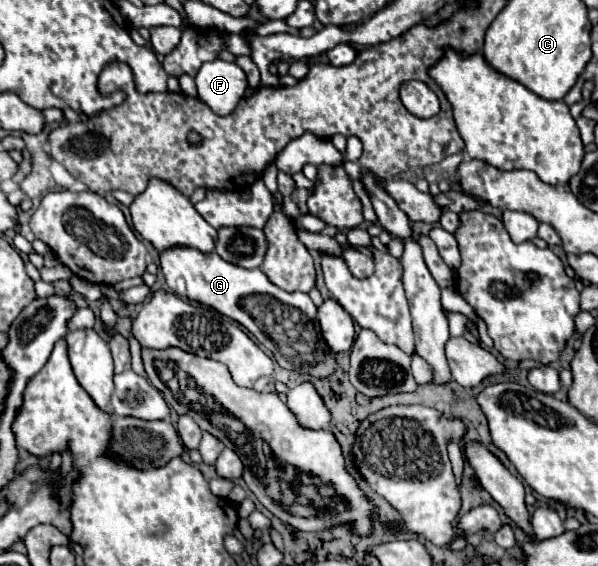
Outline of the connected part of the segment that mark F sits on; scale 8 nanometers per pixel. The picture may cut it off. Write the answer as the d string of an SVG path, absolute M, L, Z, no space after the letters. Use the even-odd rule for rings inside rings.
M212 60L204 62L204 66L198 70L196 86L198 98L206 102L216 114L226 116L244 96L248 80L242 68L238 68L234 62Z

